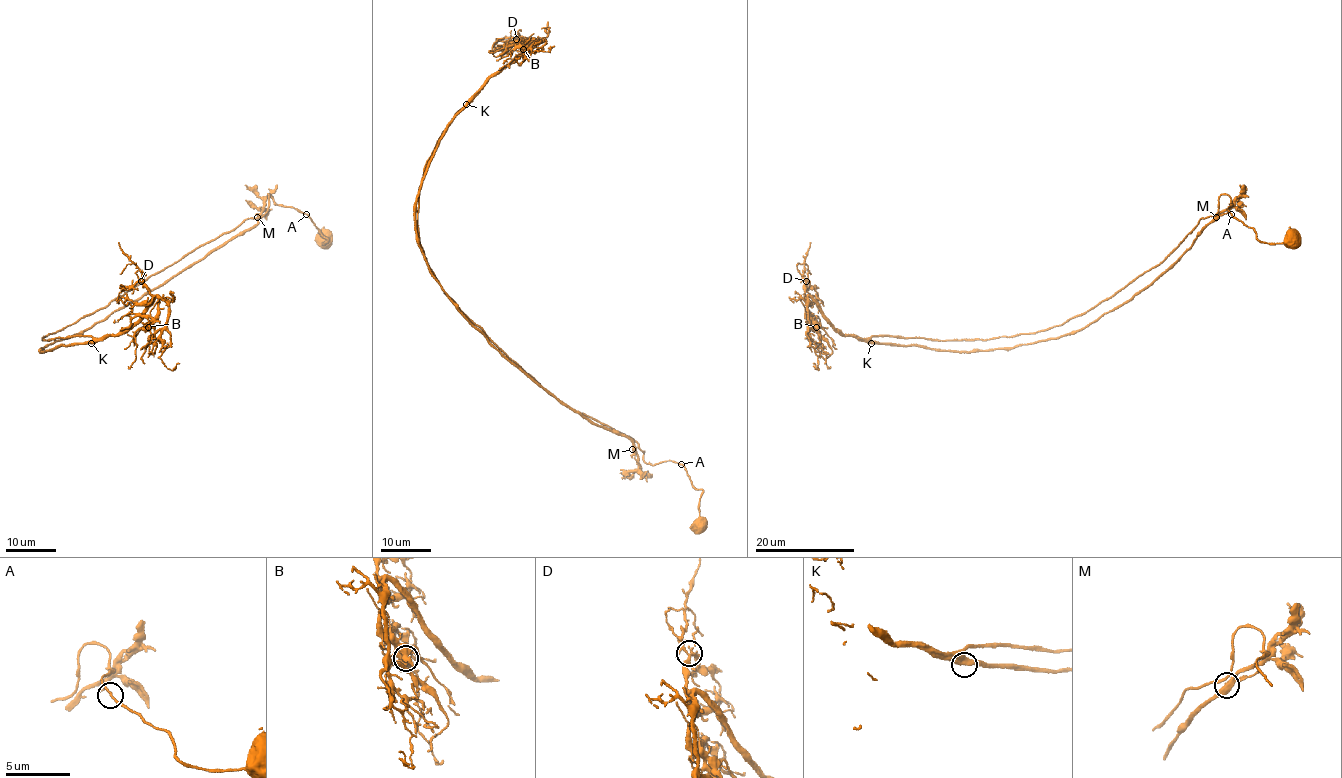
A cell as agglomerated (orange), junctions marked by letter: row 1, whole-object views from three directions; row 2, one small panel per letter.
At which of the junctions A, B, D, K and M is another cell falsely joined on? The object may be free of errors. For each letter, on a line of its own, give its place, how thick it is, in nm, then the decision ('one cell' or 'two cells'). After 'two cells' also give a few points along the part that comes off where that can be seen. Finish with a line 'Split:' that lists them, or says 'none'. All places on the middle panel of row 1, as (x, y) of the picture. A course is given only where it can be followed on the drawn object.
A: place (681, 464); calibre 150 nm; one cell
B: place (523, 49); calibre 360 nm; one cell
D: place (516, 39); calibre 240 nm; one cell
K: place (466, 104); calibre 460 nm; one cell
M: place (632, 449); calibre 400 nm; one cell
Split: none

